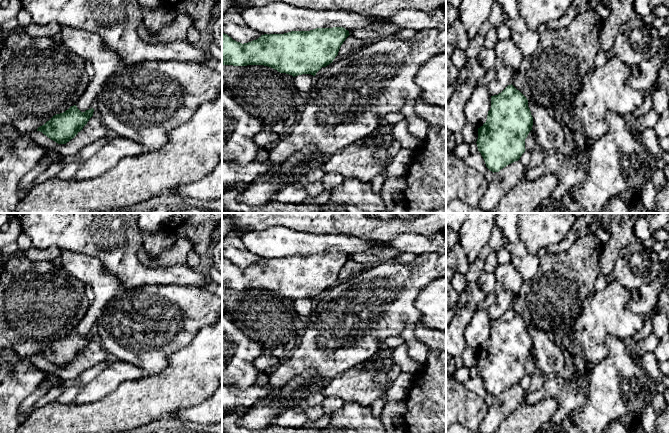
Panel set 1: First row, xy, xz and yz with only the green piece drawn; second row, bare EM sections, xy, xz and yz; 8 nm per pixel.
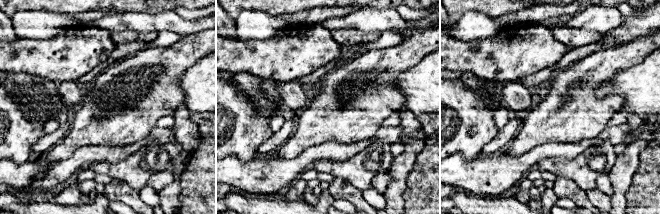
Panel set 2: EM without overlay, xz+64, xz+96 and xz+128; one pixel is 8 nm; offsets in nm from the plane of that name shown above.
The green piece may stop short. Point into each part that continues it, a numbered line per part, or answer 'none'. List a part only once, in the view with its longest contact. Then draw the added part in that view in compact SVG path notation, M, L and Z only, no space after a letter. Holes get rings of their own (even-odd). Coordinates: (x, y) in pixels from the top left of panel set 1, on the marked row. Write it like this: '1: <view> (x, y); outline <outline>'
none

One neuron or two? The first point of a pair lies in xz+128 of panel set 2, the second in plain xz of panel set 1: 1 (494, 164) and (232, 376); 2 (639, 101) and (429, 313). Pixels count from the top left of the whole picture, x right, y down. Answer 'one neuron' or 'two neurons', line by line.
1: two neurons
2: one neuron

